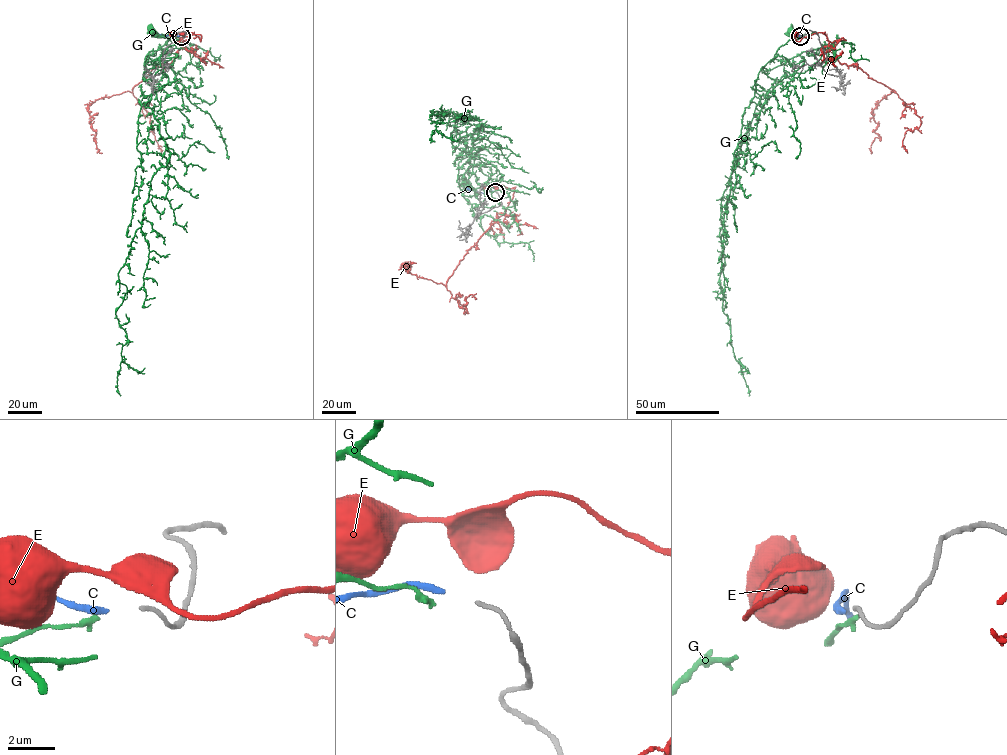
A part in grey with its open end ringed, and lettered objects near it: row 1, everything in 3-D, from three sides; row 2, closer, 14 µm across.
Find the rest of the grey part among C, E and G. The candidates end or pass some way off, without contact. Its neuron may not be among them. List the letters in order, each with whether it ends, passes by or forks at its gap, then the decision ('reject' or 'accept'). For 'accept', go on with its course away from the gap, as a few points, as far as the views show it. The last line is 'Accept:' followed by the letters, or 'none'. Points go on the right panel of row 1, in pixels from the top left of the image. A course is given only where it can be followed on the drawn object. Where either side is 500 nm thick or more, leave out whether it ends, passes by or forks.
C: it ends; accept
E: it ends; reject
G: it ends; reject
Accept: C

